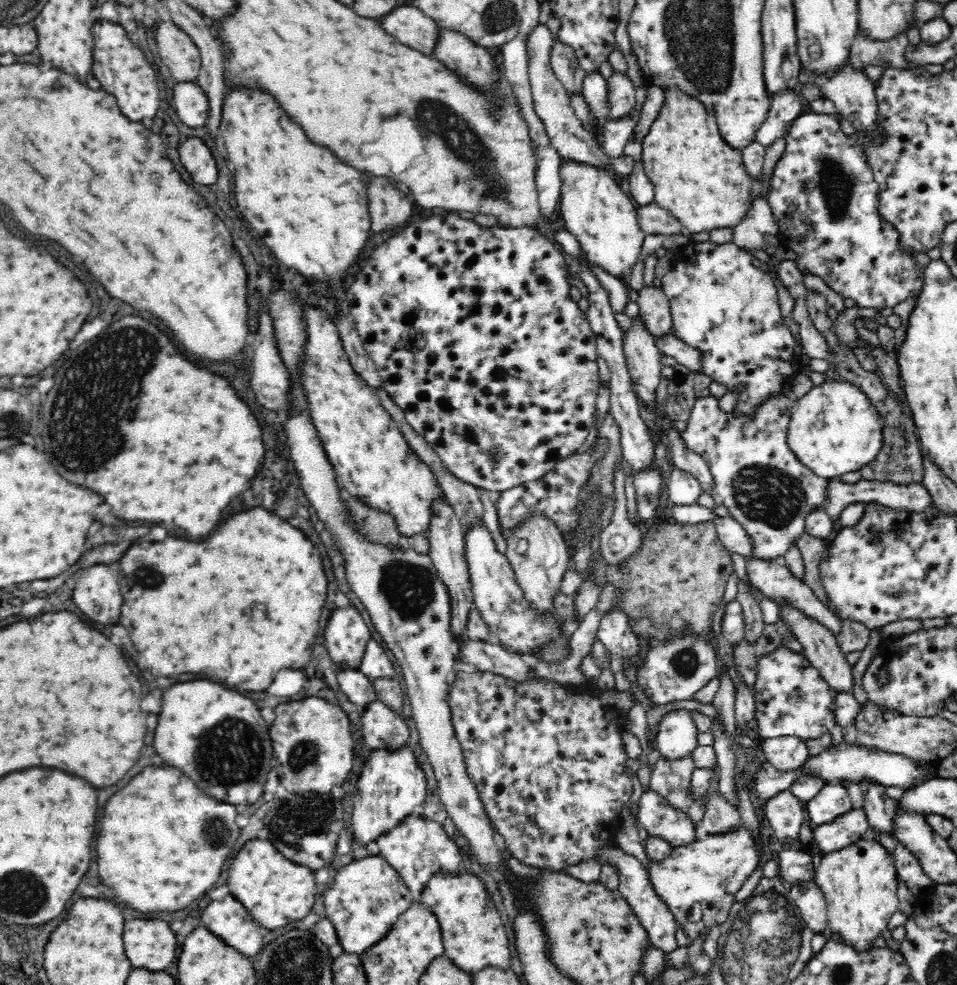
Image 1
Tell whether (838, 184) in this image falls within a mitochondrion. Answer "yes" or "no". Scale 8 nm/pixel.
yes

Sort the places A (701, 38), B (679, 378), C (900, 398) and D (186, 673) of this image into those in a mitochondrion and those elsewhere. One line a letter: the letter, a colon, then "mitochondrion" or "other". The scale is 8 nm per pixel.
A: mitochondrion
B: other
C: other
D: other

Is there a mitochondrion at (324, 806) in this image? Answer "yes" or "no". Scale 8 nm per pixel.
yes

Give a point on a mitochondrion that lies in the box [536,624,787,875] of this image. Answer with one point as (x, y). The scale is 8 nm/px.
(685, 659)

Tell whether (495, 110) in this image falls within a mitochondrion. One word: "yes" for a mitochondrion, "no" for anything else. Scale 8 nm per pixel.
yes

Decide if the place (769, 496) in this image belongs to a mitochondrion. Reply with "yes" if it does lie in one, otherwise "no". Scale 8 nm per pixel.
yes

